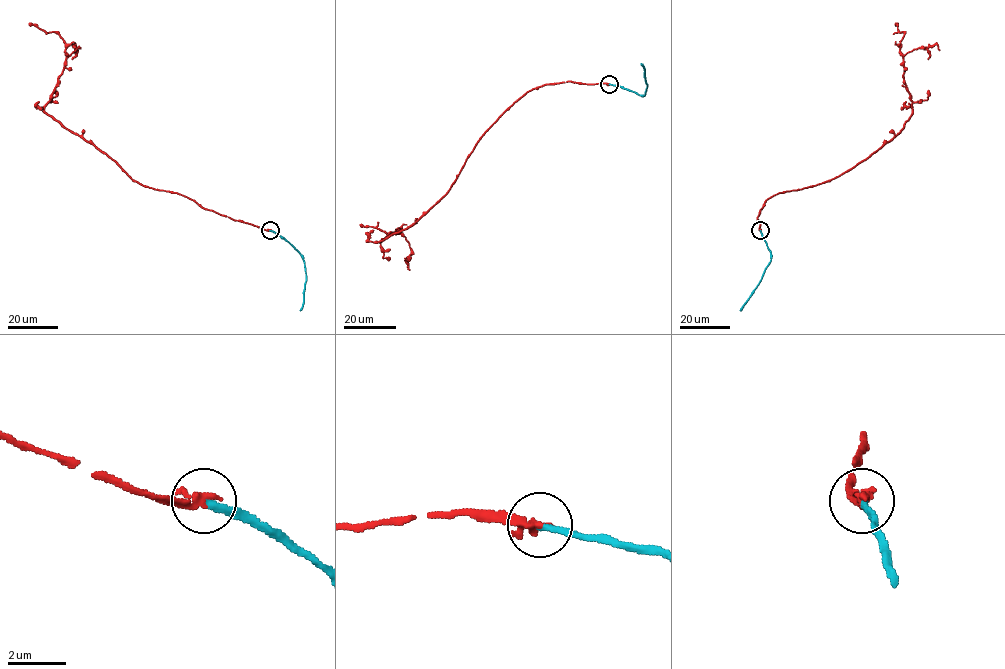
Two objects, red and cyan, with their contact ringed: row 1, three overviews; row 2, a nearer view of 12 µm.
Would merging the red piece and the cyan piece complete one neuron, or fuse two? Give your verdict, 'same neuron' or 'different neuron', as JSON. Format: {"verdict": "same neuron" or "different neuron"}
{"verdict": "different neuron"}

